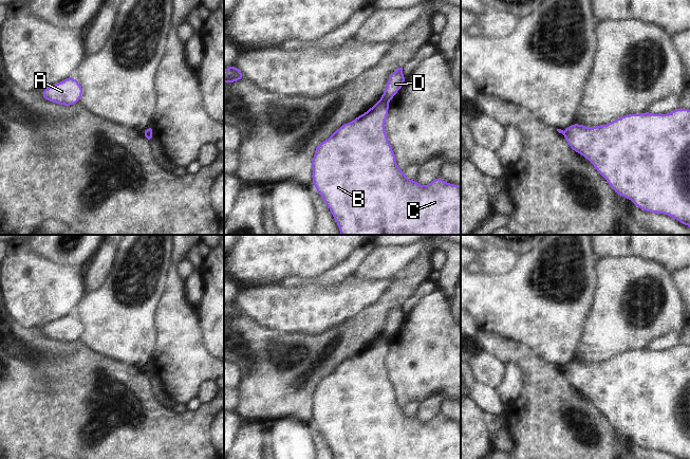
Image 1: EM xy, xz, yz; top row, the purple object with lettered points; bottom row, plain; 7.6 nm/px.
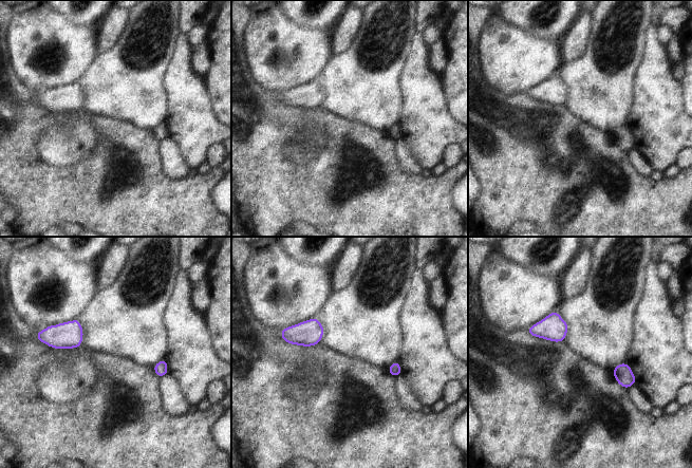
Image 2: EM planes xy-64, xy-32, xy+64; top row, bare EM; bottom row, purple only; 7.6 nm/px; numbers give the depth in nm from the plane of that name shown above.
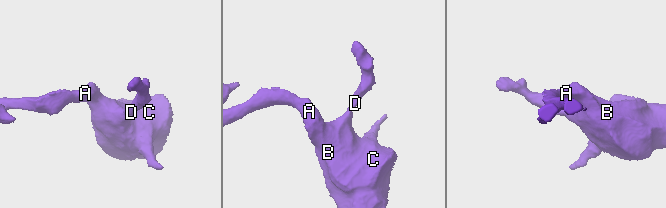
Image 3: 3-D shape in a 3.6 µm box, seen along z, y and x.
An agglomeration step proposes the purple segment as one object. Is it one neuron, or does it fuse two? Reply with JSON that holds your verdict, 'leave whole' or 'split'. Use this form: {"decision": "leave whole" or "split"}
{"decision": "split"}

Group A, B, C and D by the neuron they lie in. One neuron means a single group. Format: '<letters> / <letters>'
A B C / D

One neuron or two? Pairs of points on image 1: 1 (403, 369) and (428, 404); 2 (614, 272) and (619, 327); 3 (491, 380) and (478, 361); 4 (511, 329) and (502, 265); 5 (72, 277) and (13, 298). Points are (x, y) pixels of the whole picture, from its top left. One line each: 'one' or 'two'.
1: two
2: one
3: one
4: two
5: one

